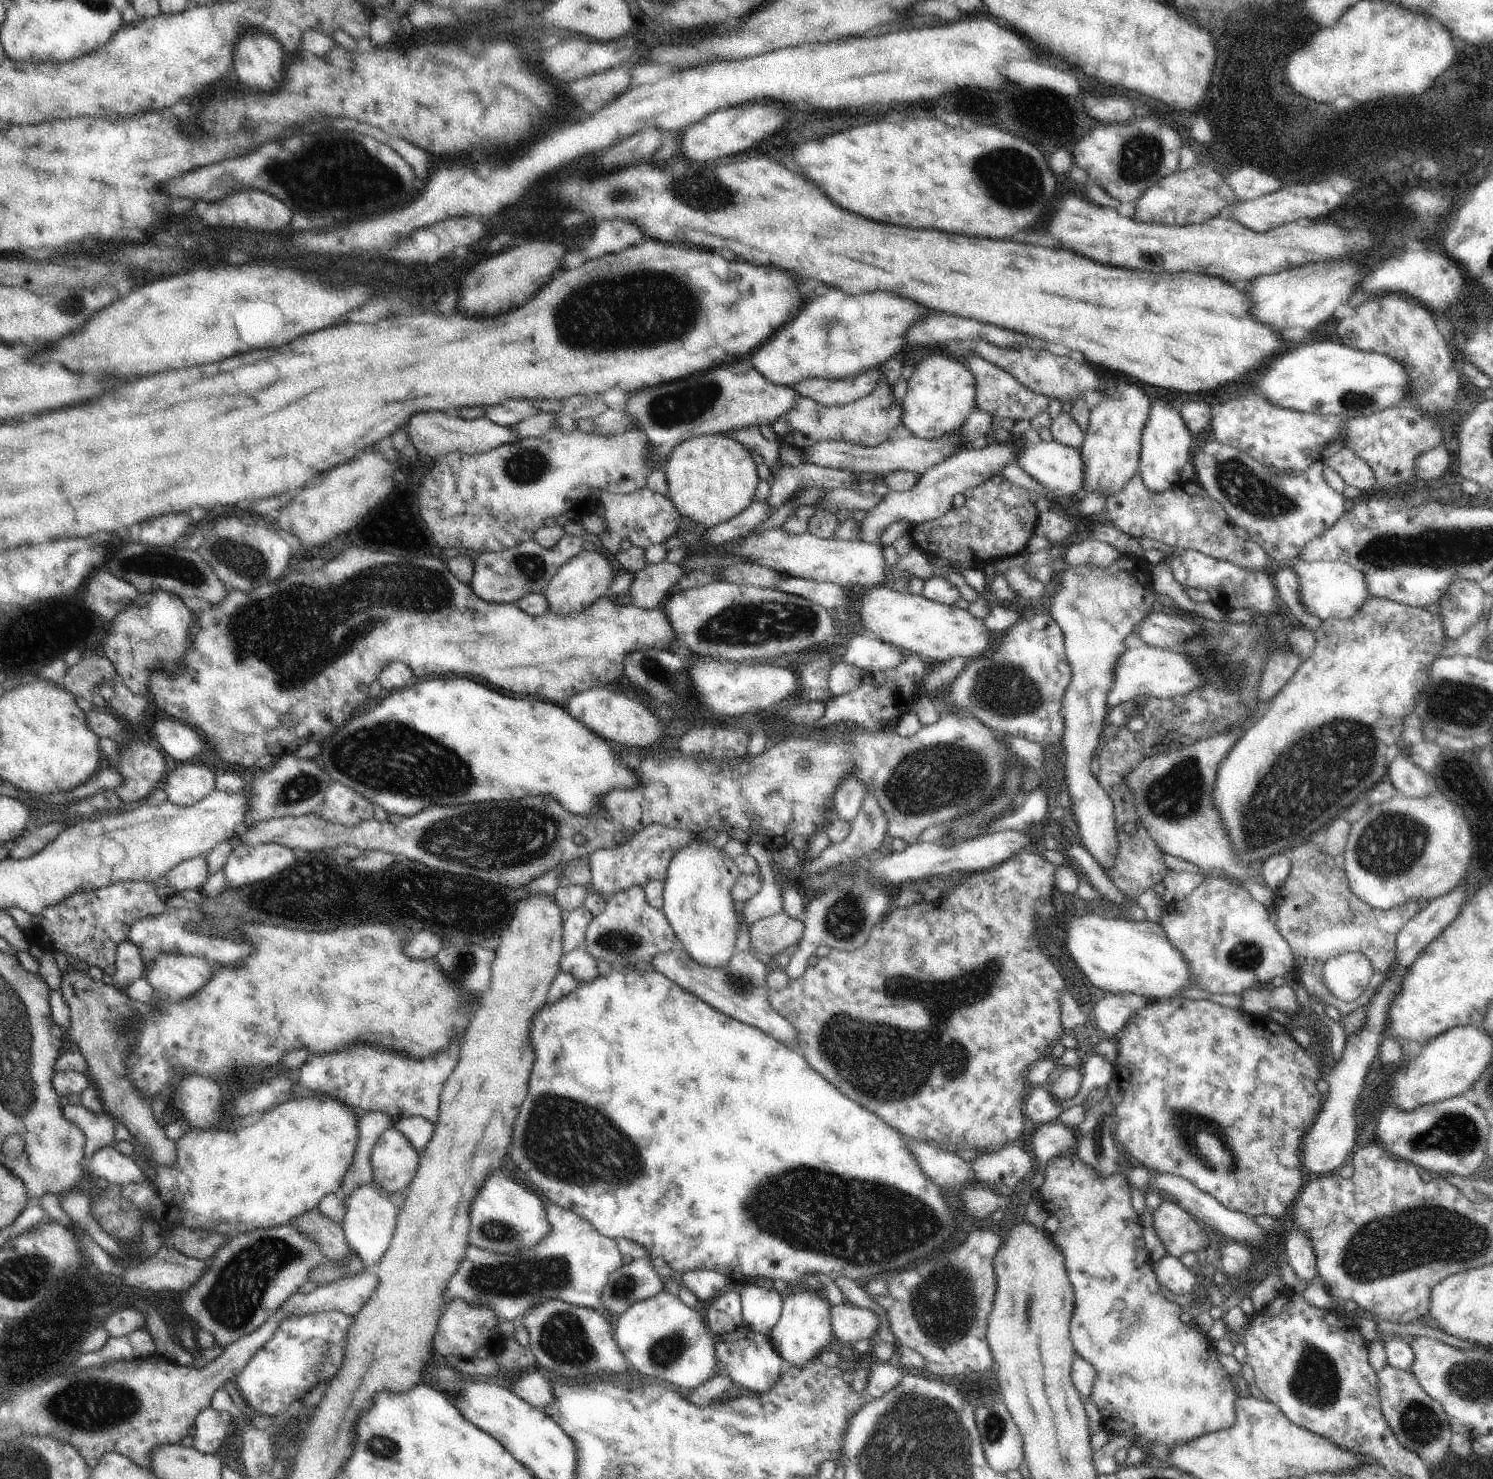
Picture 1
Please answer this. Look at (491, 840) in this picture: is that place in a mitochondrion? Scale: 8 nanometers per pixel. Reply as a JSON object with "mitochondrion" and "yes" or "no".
{"mitochondrion":"yes"}

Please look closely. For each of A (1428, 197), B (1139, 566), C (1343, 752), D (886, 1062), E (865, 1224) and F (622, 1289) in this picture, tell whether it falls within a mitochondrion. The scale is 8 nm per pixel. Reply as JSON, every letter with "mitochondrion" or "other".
{"A":"other","B":"other","C":"mitochondrion","D":"mitochondrion","E":"mitochondrion","F":"mitochondrion"}

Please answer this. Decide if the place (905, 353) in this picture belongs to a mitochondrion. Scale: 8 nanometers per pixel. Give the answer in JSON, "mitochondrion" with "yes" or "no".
{"mitochondrion":"no"}

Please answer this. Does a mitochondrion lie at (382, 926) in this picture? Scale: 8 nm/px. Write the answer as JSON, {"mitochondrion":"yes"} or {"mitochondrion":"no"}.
{"mitochondrion":"yes"}

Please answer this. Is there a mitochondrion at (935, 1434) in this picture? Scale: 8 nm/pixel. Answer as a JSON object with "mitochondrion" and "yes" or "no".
{"mitochondrion":"yes"}

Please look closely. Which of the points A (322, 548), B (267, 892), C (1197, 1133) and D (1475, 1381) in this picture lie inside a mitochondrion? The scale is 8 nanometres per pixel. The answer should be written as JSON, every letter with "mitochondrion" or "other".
{"A":"other","B":"other","C":"mitochondrion","D":"mitochondrion"}

